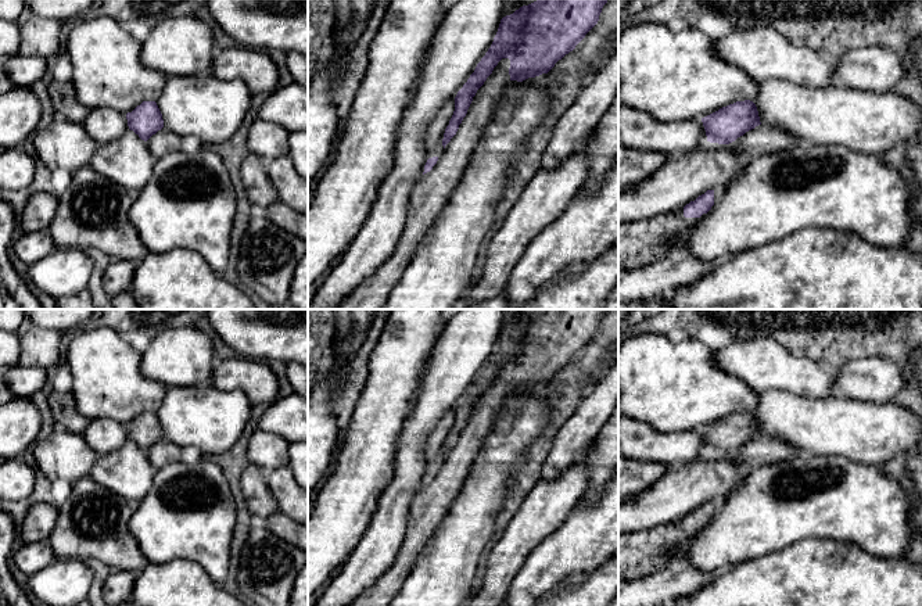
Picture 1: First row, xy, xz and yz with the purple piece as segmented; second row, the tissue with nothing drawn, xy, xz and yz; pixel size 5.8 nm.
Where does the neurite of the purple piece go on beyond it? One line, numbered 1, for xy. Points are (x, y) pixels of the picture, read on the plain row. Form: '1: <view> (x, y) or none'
1: xy (164, 452)

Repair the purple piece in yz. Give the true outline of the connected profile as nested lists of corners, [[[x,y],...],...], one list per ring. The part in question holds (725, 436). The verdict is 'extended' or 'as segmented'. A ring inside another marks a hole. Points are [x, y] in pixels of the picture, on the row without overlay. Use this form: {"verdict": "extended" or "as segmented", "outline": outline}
{"verdict": "extended", "outline": [[[736,412],[702,428],[707,452],[728,455],[747,469],[779,463],[799,456],[797,448],[782,438],[763,435],[753,412]]]}

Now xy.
{"verdict": "extended", "outline": [[[143,412],[126,424],[128,437],[144,451],[155,470],[180,460],[180,447],[164,437],[162,424],[155,412]]]}

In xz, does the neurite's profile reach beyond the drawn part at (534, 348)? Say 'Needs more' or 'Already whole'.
Needs more

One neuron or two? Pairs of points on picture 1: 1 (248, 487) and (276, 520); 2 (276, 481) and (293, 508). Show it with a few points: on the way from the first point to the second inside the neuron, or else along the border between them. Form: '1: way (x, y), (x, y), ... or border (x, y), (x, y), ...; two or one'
1: way (257, 495), (269, 512); one
2: way (283, 488), (293, 501); one

